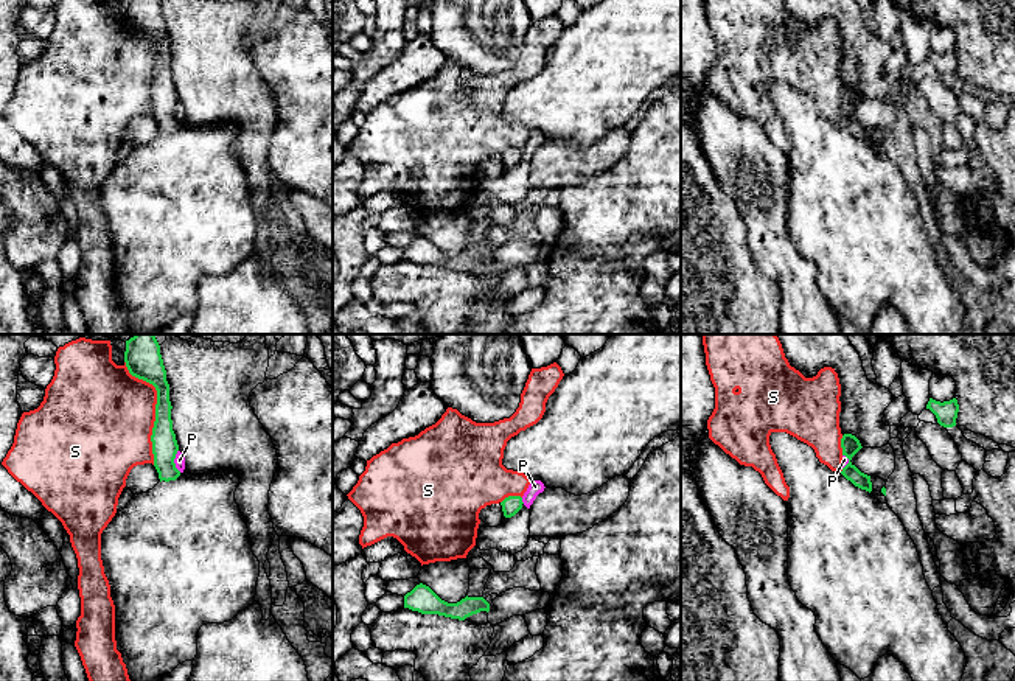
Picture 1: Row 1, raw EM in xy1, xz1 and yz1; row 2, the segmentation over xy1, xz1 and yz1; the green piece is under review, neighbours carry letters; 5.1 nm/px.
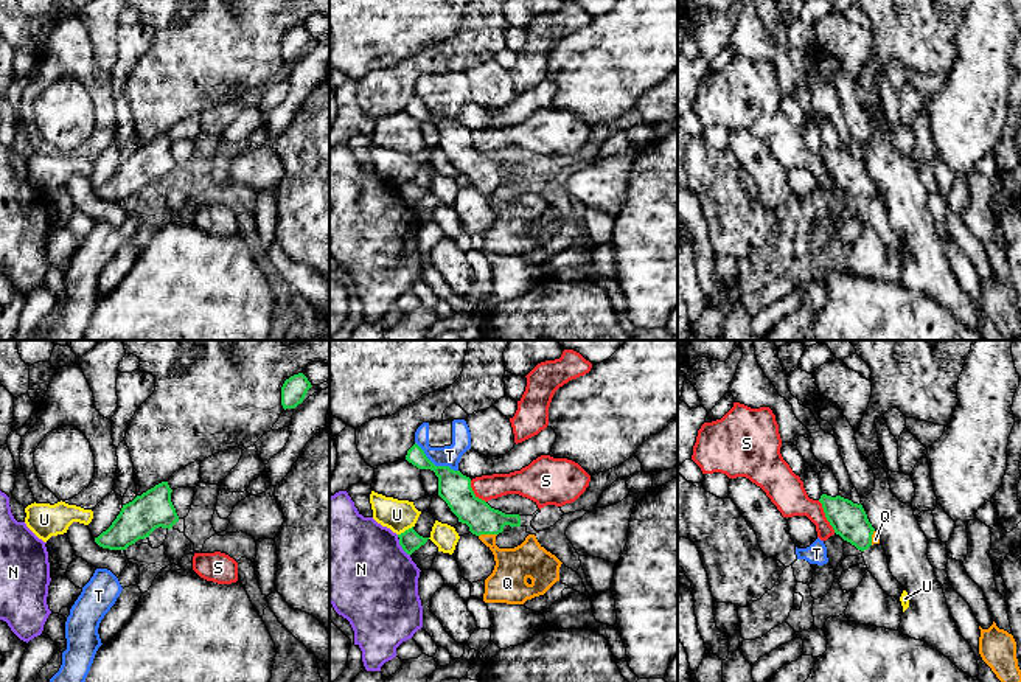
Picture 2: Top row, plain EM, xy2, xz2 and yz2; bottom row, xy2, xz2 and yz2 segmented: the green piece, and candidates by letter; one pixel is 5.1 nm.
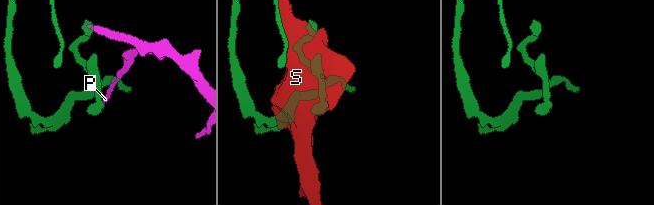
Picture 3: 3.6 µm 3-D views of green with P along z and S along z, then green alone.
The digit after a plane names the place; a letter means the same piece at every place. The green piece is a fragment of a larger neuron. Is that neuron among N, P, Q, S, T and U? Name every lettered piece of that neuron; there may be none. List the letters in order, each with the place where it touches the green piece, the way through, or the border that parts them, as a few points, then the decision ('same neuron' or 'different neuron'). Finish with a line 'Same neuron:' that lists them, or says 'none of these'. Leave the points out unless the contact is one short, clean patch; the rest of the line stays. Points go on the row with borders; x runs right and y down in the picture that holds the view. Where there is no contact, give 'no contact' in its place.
N: contact xz2 (401, 546); border xz2 (398, 539), (398, 544), (409, 555); different neuron
P: contact xy1 (173, 460); border xy1 (177, 450), (174, 465), (181, 471); different neuron
Q: contact xz2 (487, 533); way xz2 (482, 519), (487, 524), (487, 533), (491, 546), (513, 566); same neuron
S: contact xy1 (156, 408); different neuron
T: contact xz2 (434, 465); different neuron
U: contact xz2 (406, 530); different neuron
Same neuron: Q

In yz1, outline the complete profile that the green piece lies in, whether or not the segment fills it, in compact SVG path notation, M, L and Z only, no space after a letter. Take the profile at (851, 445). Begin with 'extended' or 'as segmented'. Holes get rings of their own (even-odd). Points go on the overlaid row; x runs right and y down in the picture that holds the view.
as segmented; M844 434L841 438L842 456L849 459L849 463L842 468L841 474L850 480L855 487L872 491L870 476L861 473L850 460L863 448L860 440L852 434Z

